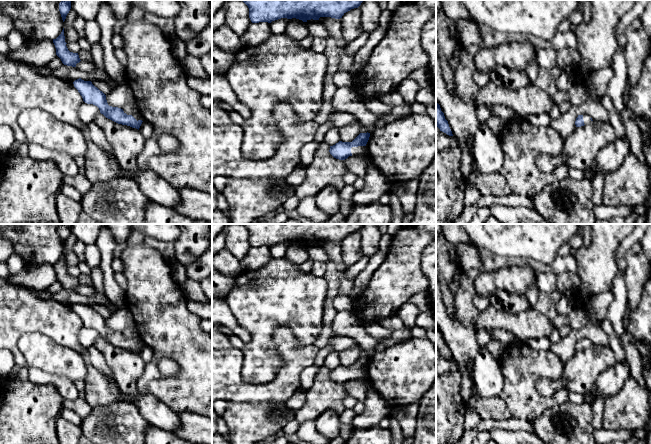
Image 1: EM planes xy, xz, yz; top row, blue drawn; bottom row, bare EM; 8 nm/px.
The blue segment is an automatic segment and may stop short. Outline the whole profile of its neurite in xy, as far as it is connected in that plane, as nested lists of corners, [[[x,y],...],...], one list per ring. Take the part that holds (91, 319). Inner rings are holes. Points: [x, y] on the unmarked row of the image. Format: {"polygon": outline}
{"polygon": [[[79,302],[75,304],[73,308],[82,320],[83,325],[87,328],[97,330],[100,337],[106,342],[118,348],[127,349],[139,354],[142,346],[144,345],[139,337],[135,339],[127,339],[123,333],[109,330],[106,324],[106,319],[95,311],[91,305],[84,305]]]}

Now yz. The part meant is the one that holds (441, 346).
{"polygon": [[[436,326],[436,350],[440,353],[440,355],[446,357],[449,360],[453,360],[448,345],[445,343],[444,337],[441,335],[440,329],[437,326]]]}

